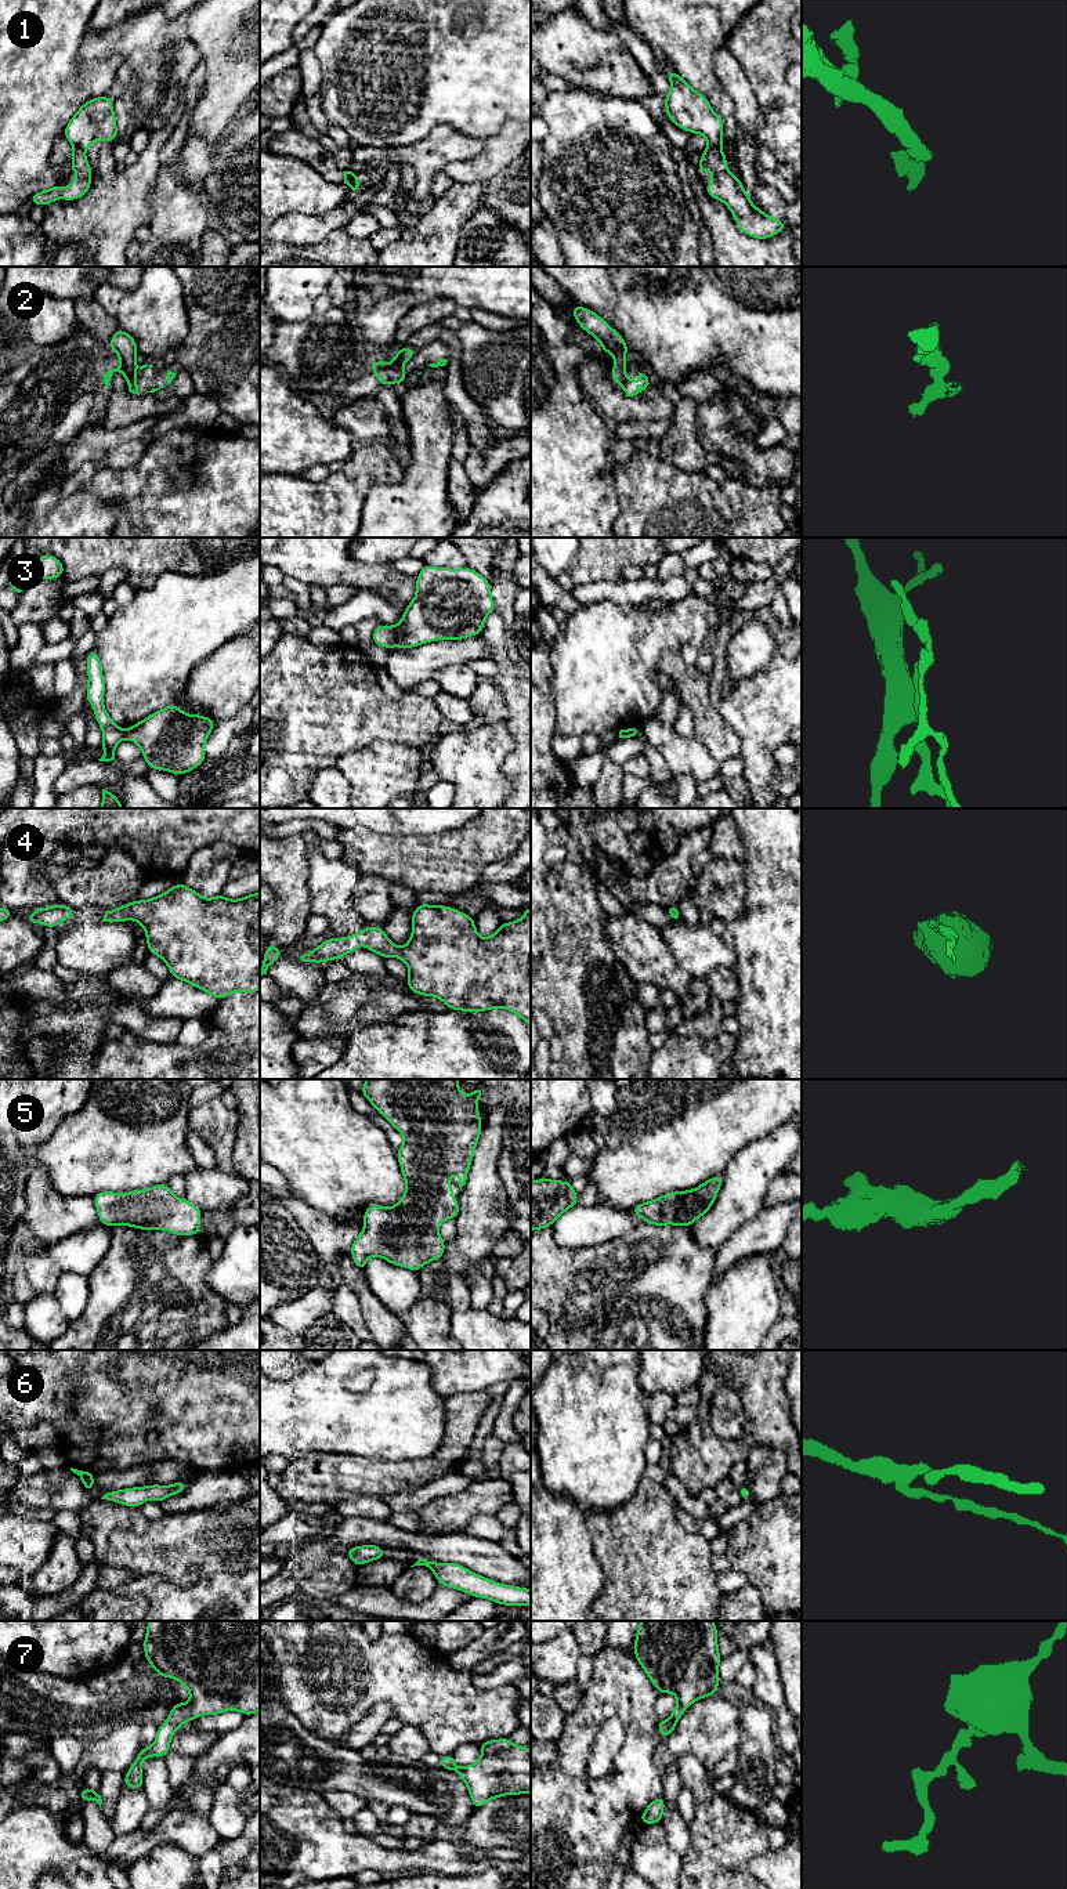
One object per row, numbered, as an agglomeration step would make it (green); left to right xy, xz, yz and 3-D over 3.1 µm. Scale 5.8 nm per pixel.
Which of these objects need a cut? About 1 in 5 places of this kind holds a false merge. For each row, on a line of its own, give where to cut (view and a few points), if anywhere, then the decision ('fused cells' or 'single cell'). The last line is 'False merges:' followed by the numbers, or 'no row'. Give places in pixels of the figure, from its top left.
1: cut yz (708, 145), (719, 149); fused cells
2: cut xy (119, 366), (134, 375); fused cells
3: cut xz (394, 626), (397, 646); fused cells
4: cut none; single cell
5: cut none; single cell
6: cut none; single cell
7: cut none; single cell
False merges: 1, 2, 3

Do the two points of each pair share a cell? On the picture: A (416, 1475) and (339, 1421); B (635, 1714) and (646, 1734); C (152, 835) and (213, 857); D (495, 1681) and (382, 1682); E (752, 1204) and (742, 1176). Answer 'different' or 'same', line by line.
A: different
B: same
C: different
D: different
E: same

